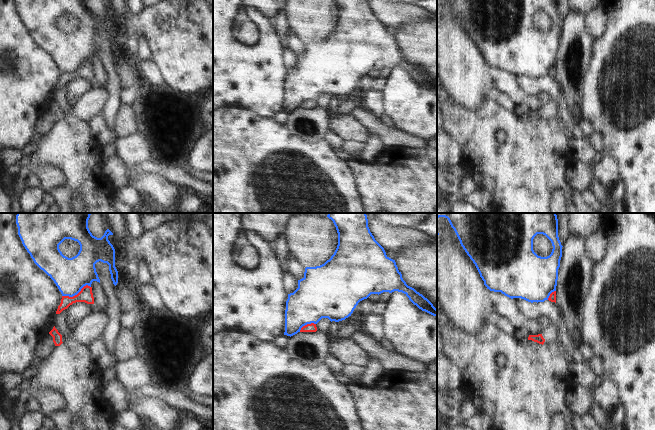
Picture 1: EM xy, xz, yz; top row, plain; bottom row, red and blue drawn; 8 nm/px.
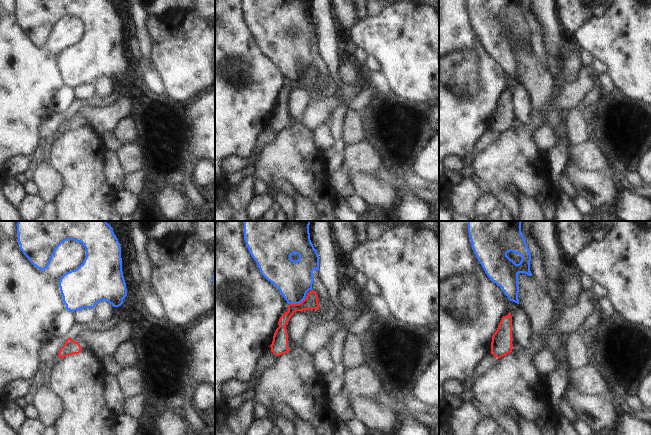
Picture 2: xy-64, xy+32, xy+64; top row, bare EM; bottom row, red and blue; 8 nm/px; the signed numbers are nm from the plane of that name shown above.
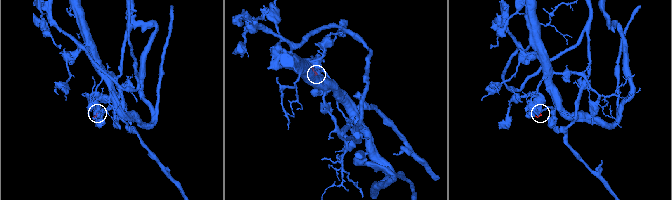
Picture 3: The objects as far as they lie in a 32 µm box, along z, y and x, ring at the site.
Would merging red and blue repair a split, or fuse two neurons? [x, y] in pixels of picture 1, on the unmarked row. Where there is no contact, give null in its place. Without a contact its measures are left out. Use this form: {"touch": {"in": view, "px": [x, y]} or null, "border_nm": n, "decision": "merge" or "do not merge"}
{"touch": {"in": "xy", "px": [77, 70]}, "border_nm": 240, "decision": "do not merge"}

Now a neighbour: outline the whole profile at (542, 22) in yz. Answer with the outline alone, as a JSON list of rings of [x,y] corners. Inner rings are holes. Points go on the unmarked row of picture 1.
[[[537,10],[533,15],[533,26],[541,33],[547,33],[553,25],[551,17],[543,10]]]

